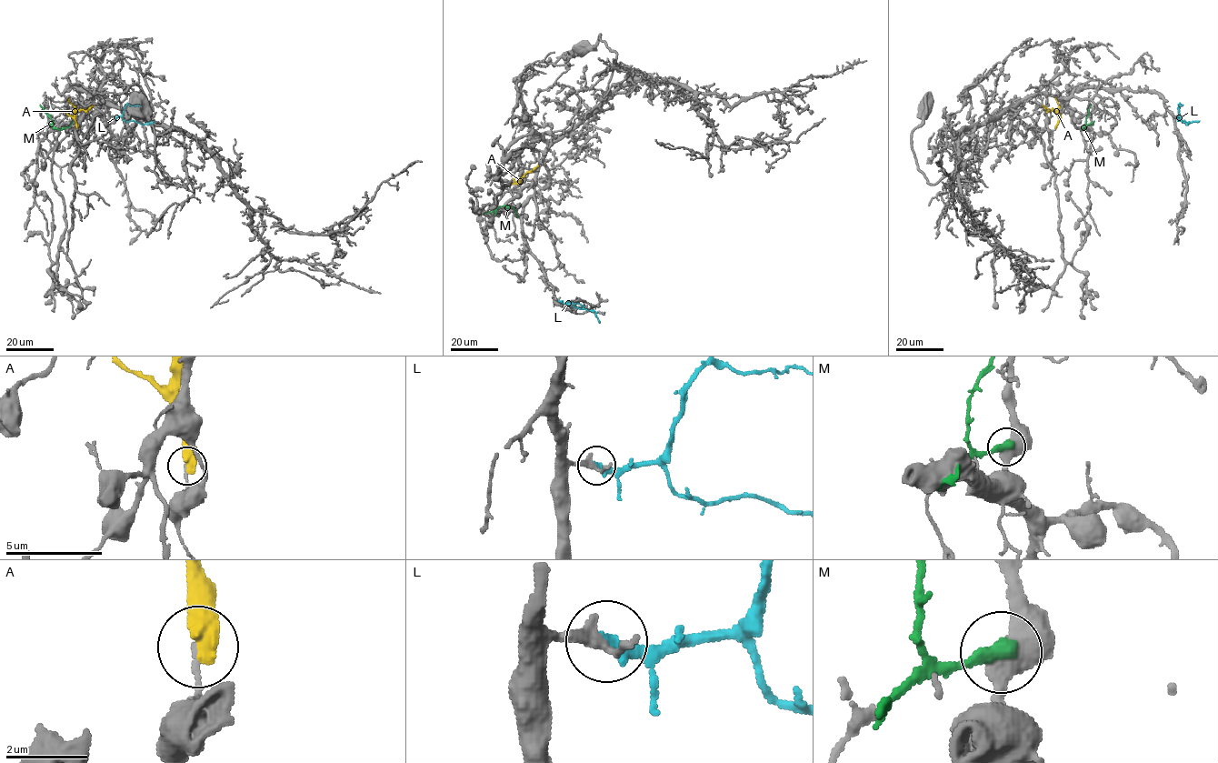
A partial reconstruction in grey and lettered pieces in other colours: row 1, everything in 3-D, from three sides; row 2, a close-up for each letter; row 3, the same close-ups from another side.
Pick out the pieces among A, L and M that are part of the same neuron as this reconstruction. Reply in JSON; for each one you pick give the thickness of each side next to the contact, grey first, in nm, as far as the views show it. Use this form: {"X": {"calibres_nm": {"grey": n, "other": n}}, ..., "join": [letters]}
{"L": {"calibres_nm": {"grey": 240, "other": 360}}, "join": ["L"]}

